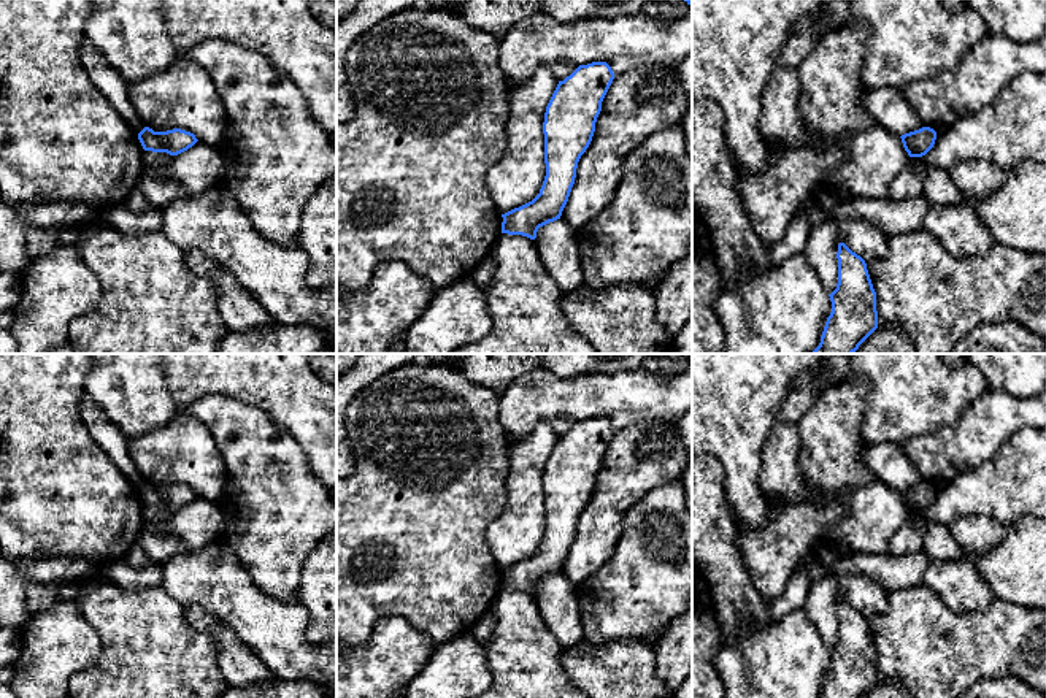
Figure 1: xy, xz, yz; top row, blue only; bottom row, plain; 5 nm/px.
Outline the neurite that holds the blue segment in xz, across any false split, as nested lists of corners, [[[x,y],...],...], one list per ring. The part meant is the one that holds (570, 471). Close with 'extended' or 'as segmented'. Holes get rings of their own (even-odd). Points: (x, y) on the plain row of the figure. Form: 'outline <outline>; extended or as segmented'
outline [[[592,417],[579,420],[559,436],[543,477],[543,541],[532,557],[502,570],[502,589],[535,595],[540,582],[560,574],[578,517],[592,497],[602,457],[613,435],[614,428],[606,417]]]; as segmented

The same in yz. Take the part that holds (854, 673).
outline [[[838,600],[838,639],[821,698],[863,698],[878,684],[876,647],[865,616]]]; as segmented

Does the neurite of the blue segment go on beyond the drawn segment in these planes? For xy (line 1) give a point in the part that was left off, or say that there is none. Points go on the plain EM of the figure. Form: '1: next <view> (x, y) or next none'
1: next none

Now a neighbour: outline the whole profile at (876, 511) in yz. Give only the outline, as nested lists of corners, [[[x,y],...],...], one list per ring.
[[[878,481],[848,489],[844,497],[848,512],[824,541],[844,544],[854,554],[886,555],[890,538],[909,517],[900,490]]]

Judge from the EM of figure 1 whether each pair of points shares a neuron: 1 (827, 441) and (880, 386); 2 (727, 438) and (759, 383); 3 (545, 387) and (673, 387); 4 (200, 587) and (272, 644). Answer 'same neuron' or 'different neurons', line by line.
1: different neurons
2: same neuron
3: same neuron
4: same neuron

